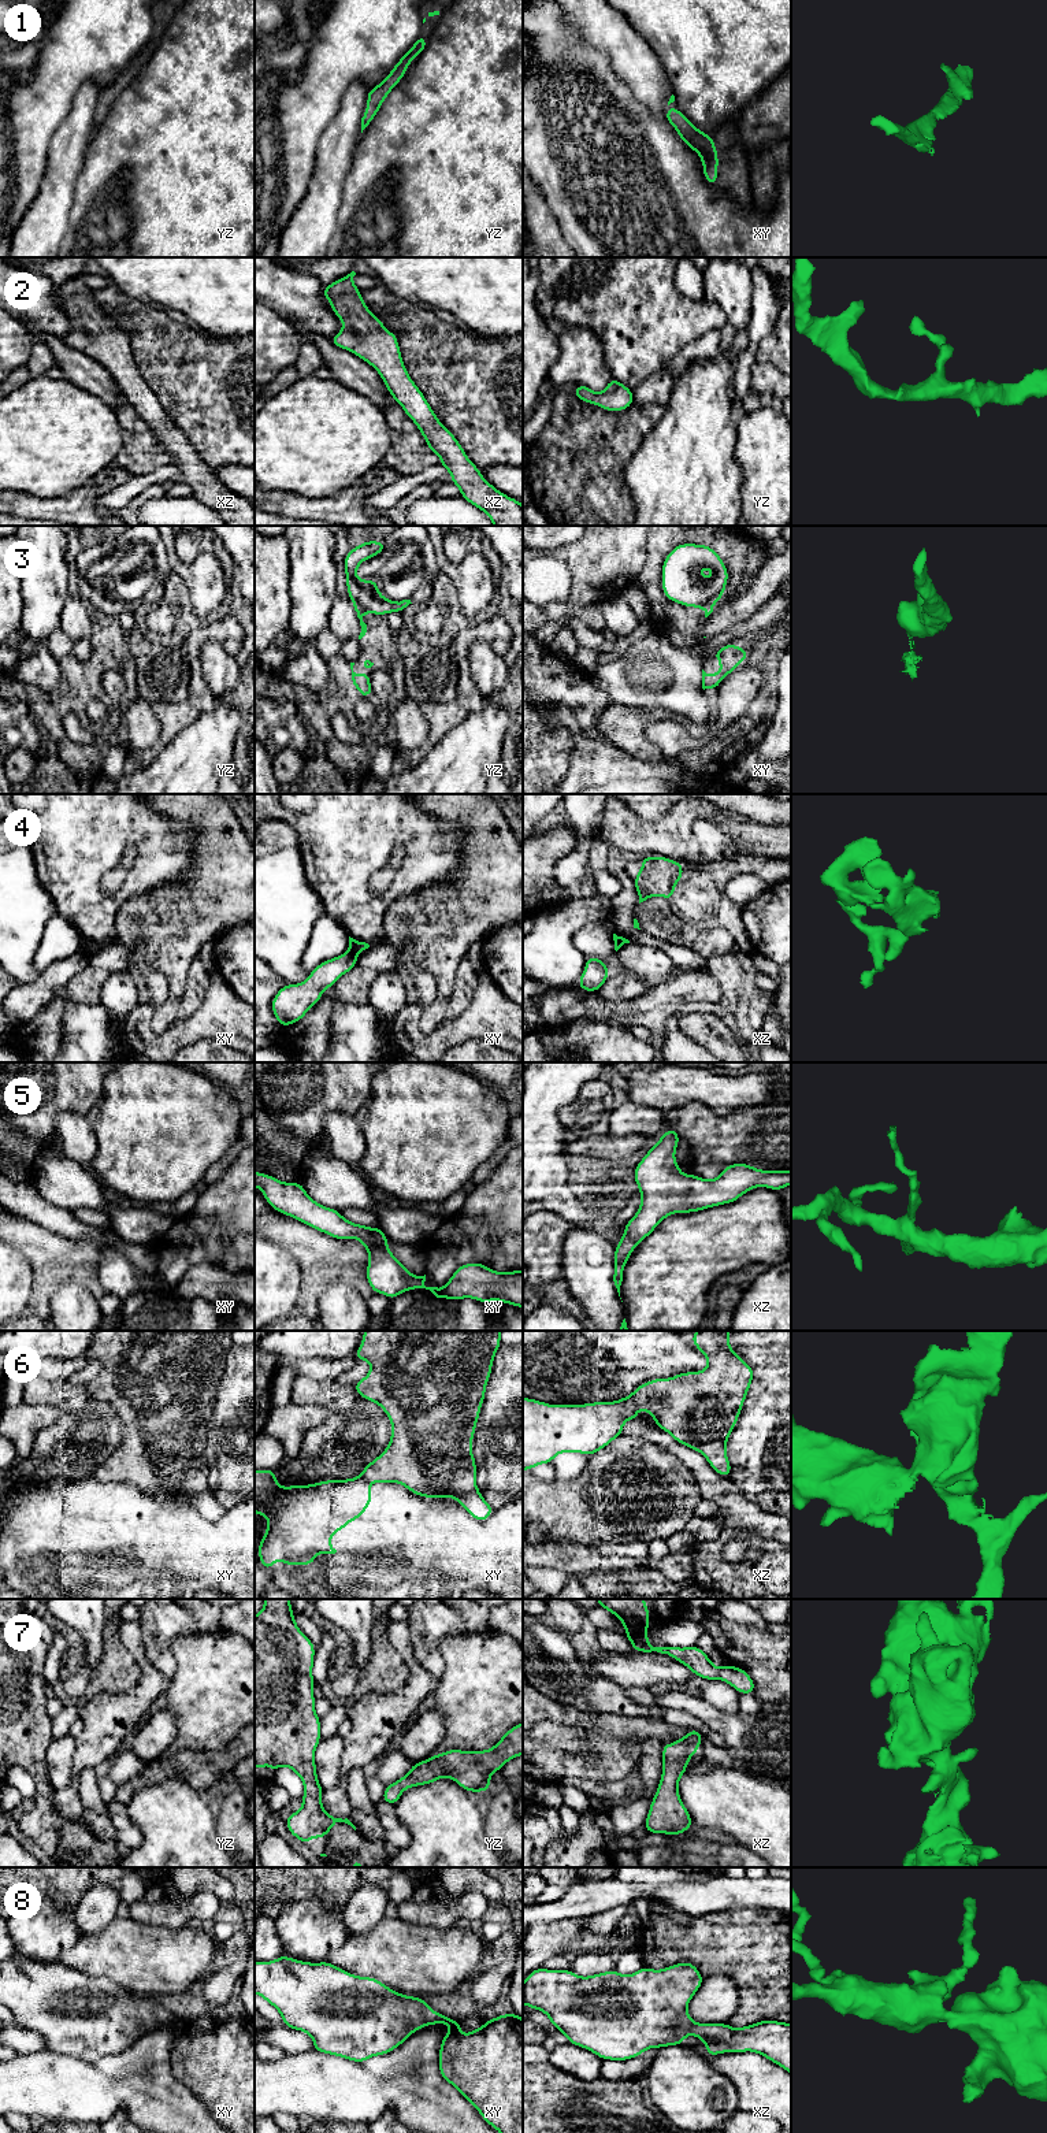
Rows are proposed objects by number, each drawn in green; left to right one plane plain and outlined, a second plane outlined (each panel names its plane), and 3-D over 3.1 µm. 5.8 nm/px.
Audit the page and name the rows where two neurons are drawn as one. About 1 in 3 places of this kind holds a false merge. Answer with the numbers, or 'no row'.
3, 4, 6

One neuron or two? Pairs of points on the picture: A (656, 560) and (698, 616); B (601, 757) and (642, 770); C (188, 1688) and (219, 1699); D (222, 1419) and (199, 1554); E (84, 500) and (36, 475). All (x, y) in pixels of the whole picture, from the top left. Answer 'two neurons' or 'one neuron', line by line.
A: one neuron
B: one neuron
C: one neuron
D: two neurons
E: two neurons

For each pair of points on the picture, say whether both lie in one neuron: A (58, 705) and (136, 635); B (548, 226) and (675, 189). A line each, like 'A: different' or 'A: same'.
A: different
B: different

